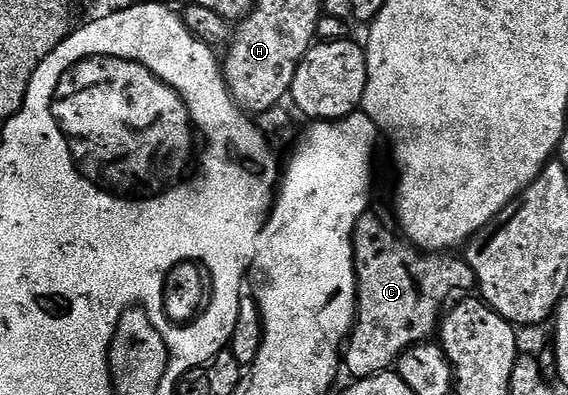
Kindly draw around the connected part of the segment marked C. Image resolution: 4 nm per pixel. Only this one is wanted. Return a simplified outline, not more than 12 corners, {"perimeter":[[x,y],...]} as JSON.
{"perimeter":[[388,225],[354,231],[349,378],[389,372],[437,332],[467,260]]}

